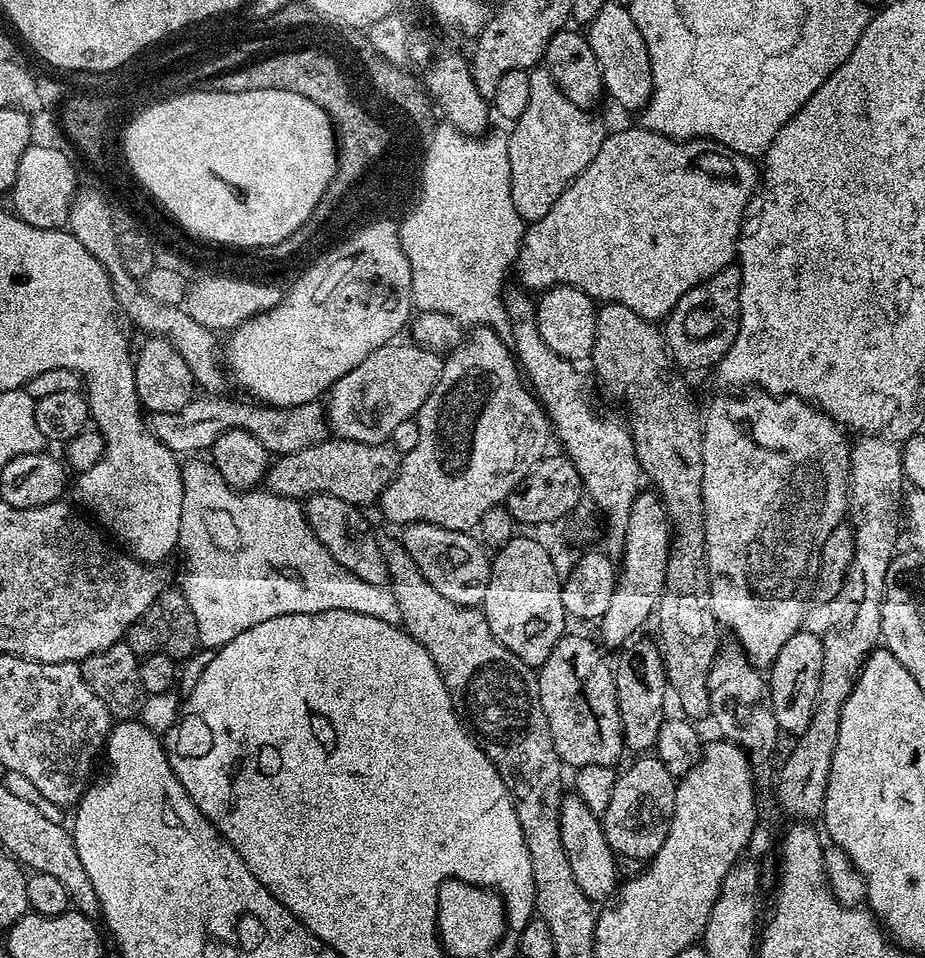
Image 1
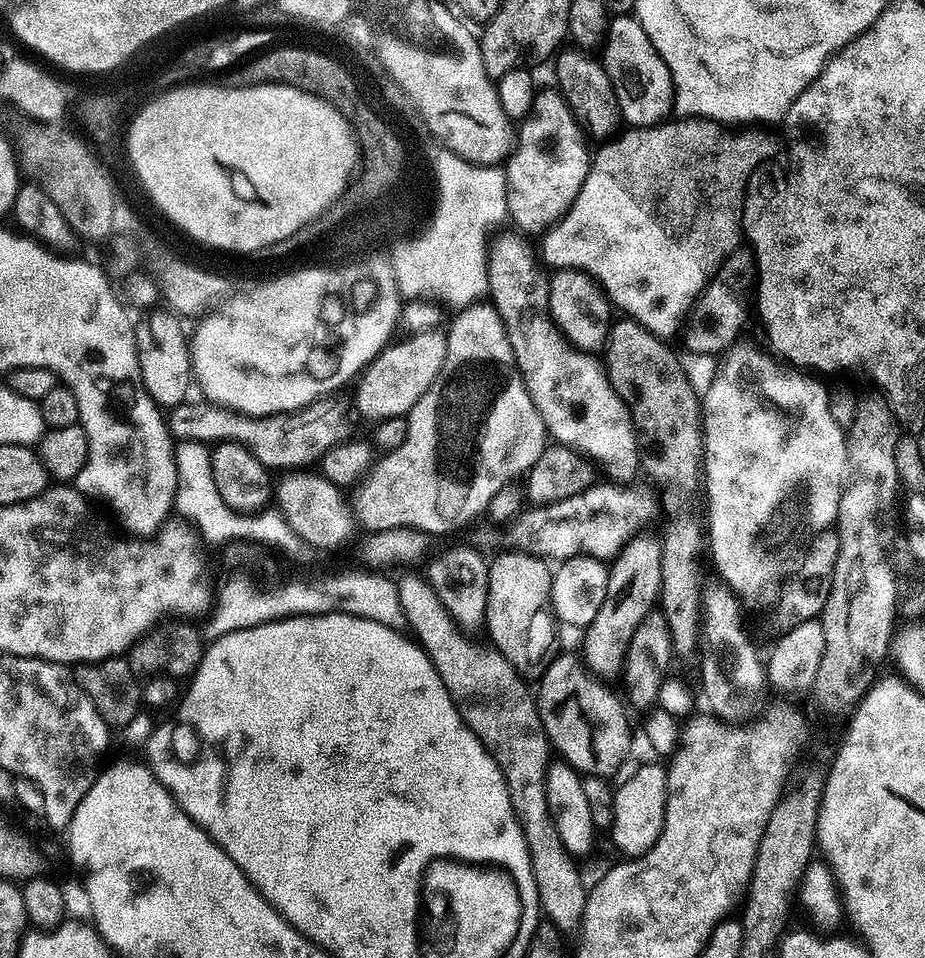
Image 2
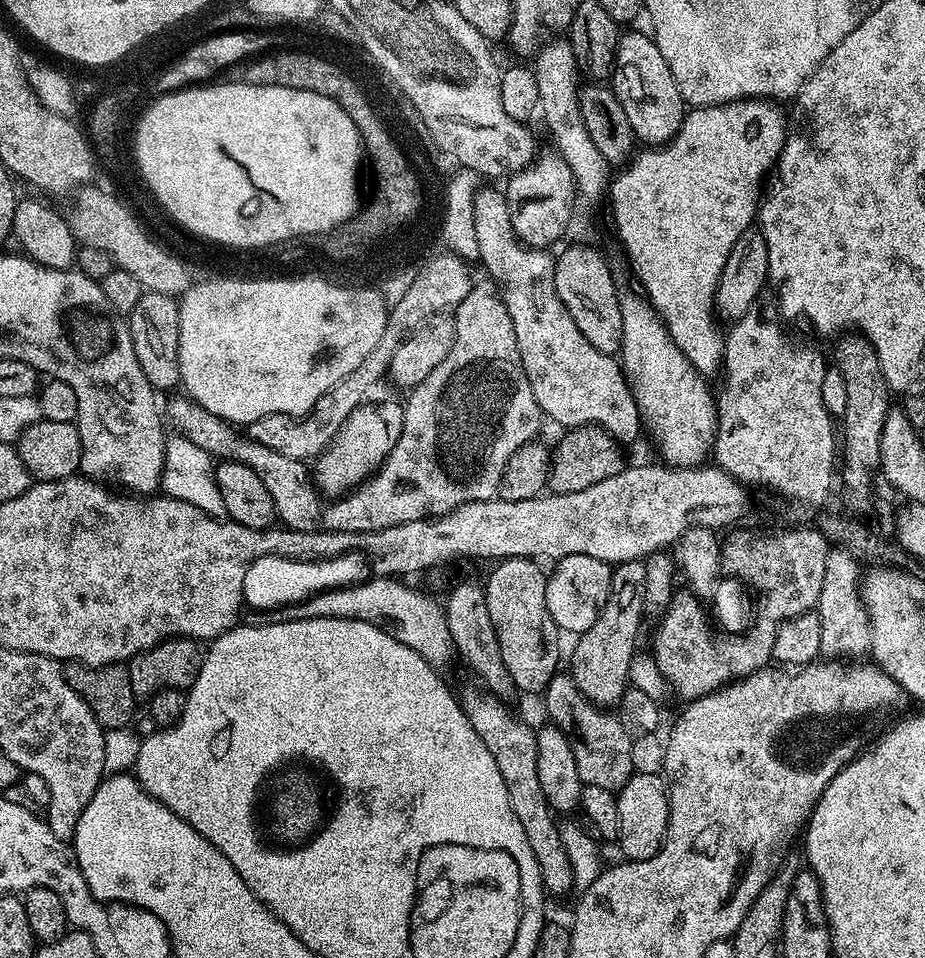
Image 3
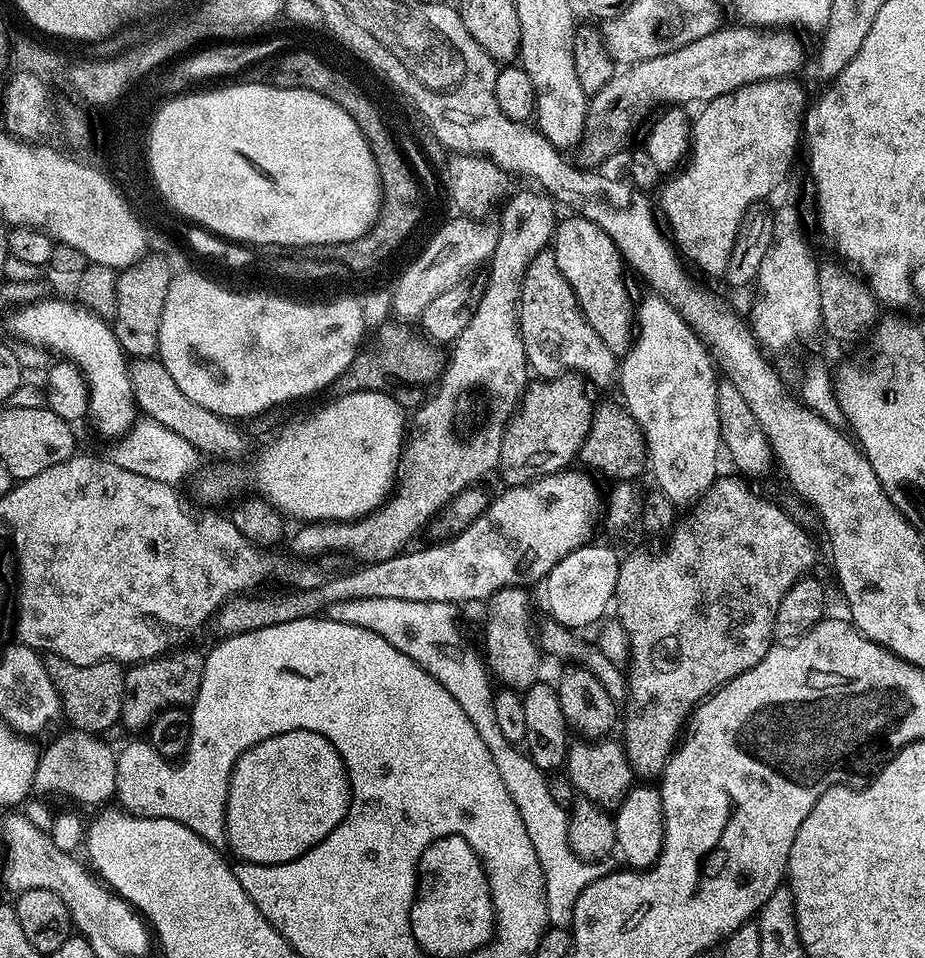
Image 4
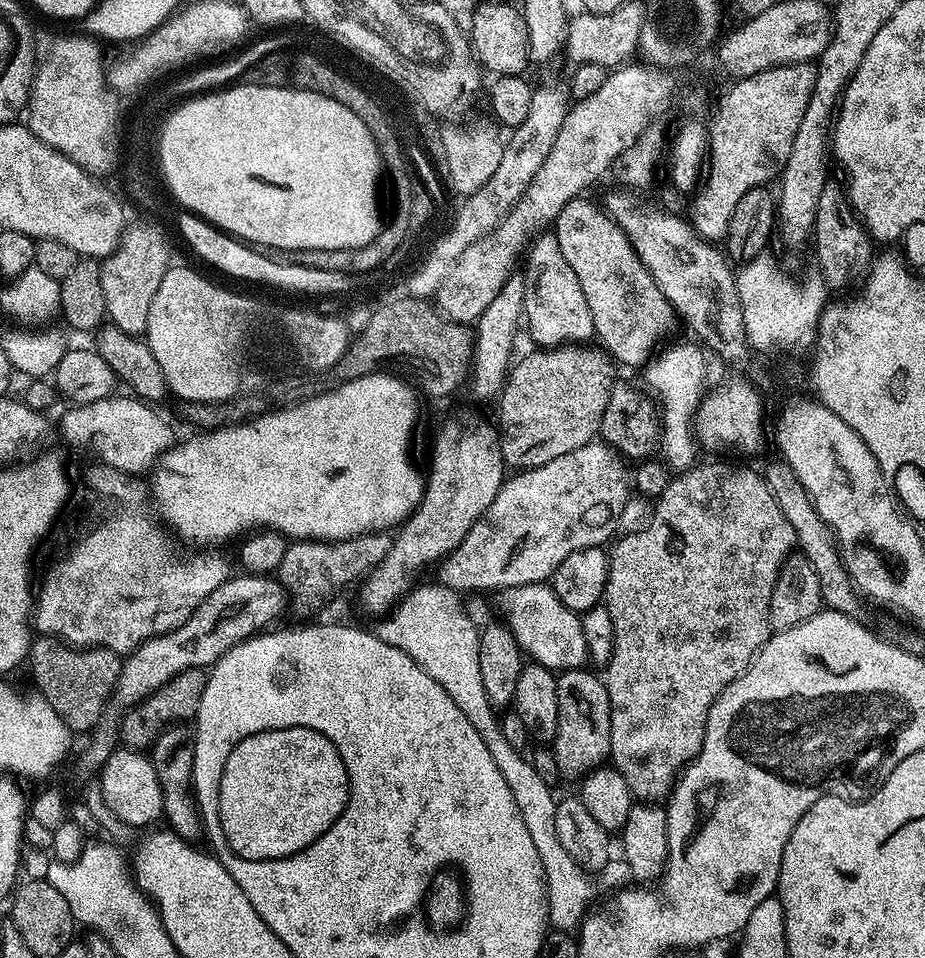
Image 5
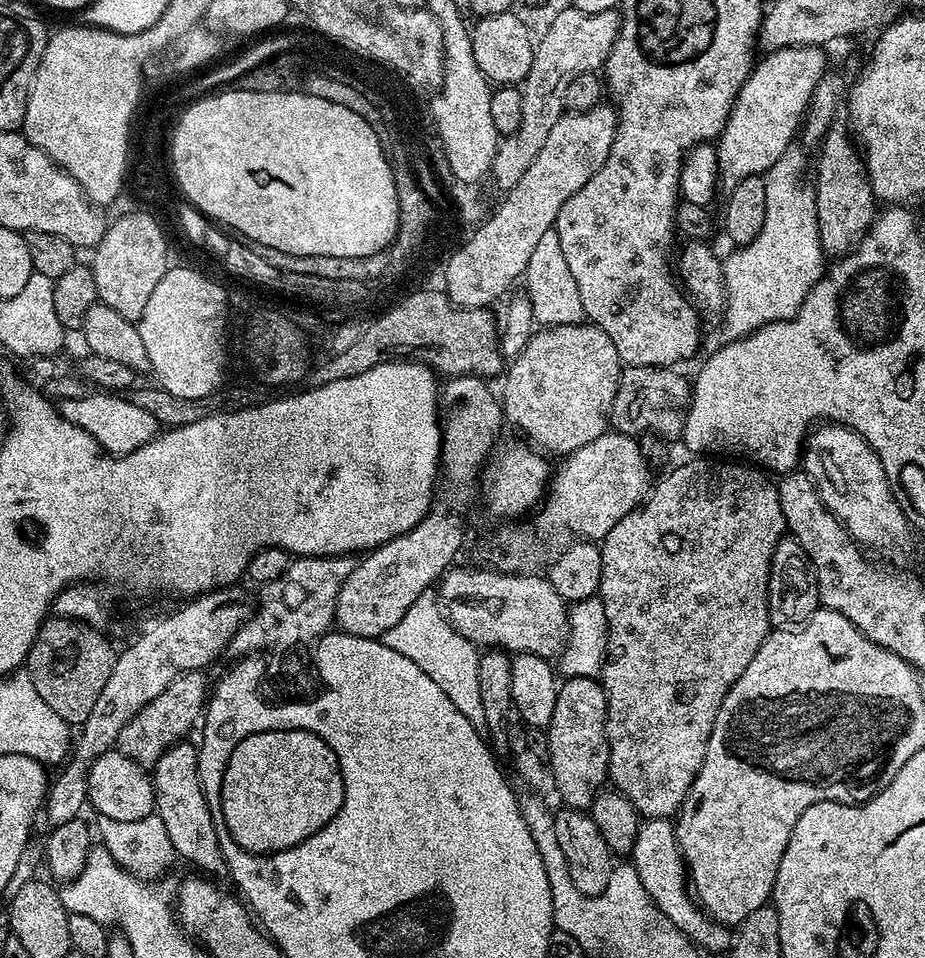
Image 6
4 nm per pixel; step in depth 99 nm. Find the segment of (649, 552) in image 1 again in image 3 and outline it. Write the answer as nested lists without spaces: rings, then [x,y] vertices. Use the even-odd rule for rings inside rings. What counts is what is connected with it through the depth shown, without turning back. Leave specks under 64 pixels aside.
[[[631,560],[625,564],[618,564],[612,568],[612,581],[606,602],[600,608],[598,618],[590,630],[579,633],[575,637],[576,645],[572,648],[572,669],[570,675],[578,690],[591,704],[597,706],[619,705],[625,688],[629,687],[627,670],[633,653],[638,650],[636,639],[640,636],[640,619],[646,616],[643,604],[645,593],[646,566],[643,560]]]

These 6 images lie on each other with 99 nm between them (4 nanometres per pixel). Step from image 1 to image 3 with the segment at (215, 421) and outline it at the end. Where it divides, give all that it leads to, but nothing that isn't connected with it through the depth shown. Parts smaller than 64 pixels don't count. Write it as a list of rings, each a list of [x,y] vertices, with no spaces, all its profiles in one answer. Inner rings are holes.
[[[457,254],[436,260],[436,263],[420,275],[420,279],[412,285],[411,291],[406,292],[404,303],[391,308],[386,330],[382,330],[382,338],[378,338],[378,346],[374,346],[374,350],[370,350],[370,354],[362,358],[362,366],[358,366],[358,370],[350,370],[346,378],[334,382],[334,386],[330,386],[330,390],[326,390],[326,394],[322,394],[322,398],[314,402],[314,406],[303,418],[287,416],[285,412],[266,414],[258,418],[247,425],[246,434],[249,438],[254,442],[262,442],[262,446],[270,446],[270,450],[278,450],[278,454],[286,454],[286,458],[308,462],[319,456],[332,443],[332,439],[352,411],[369,399],[368,391],[391,369],[392,359],[400,341],[432,316],[455,309],[456,305],[462,302],[462,298],[470,294],[474,277],[468,273],[468,266],[469,261]]]

